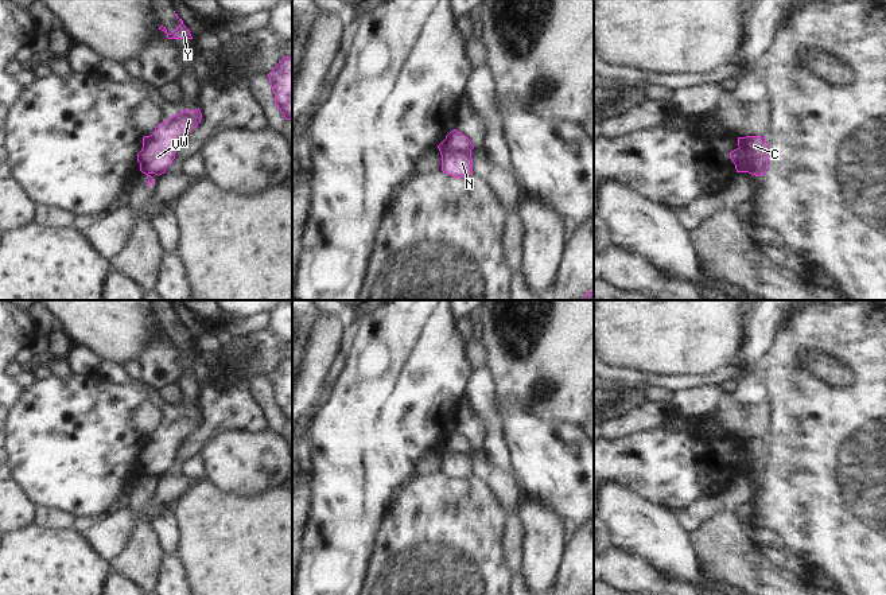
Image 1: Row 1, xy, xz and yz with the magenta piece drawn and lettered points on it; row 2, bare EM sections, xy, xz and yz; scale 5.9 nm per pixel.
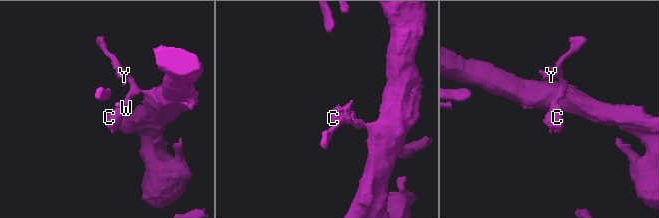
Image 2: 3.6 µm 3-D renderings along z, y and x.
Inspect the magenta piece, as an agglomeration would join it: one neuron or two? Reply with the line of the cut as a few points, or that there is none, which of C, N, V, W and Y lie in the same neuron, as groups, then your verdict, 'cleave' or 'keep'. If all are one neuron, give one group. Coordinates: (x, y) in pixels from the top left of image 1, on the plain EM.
xz (443, 442), (449, 448), (462, 448), (470, 454) | C N / V W Y | cleave

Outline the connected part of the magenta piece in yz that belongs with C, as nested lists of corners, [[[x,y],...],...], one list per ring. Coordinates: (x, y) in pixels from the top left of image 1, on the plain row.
[[[762,438],[738,439],[738,448],[743,456],[742,463],[735,467],[737,474],[749,474],[759,478],[768,471],[768,444]]]

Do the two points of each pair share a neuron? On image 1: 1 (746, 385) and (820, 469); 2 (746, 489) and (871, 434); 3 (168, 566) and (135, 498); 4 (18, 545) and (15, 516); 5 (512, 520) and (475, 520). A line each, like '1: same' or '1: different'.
1: different
2: different
3: different
4: different
5: different

